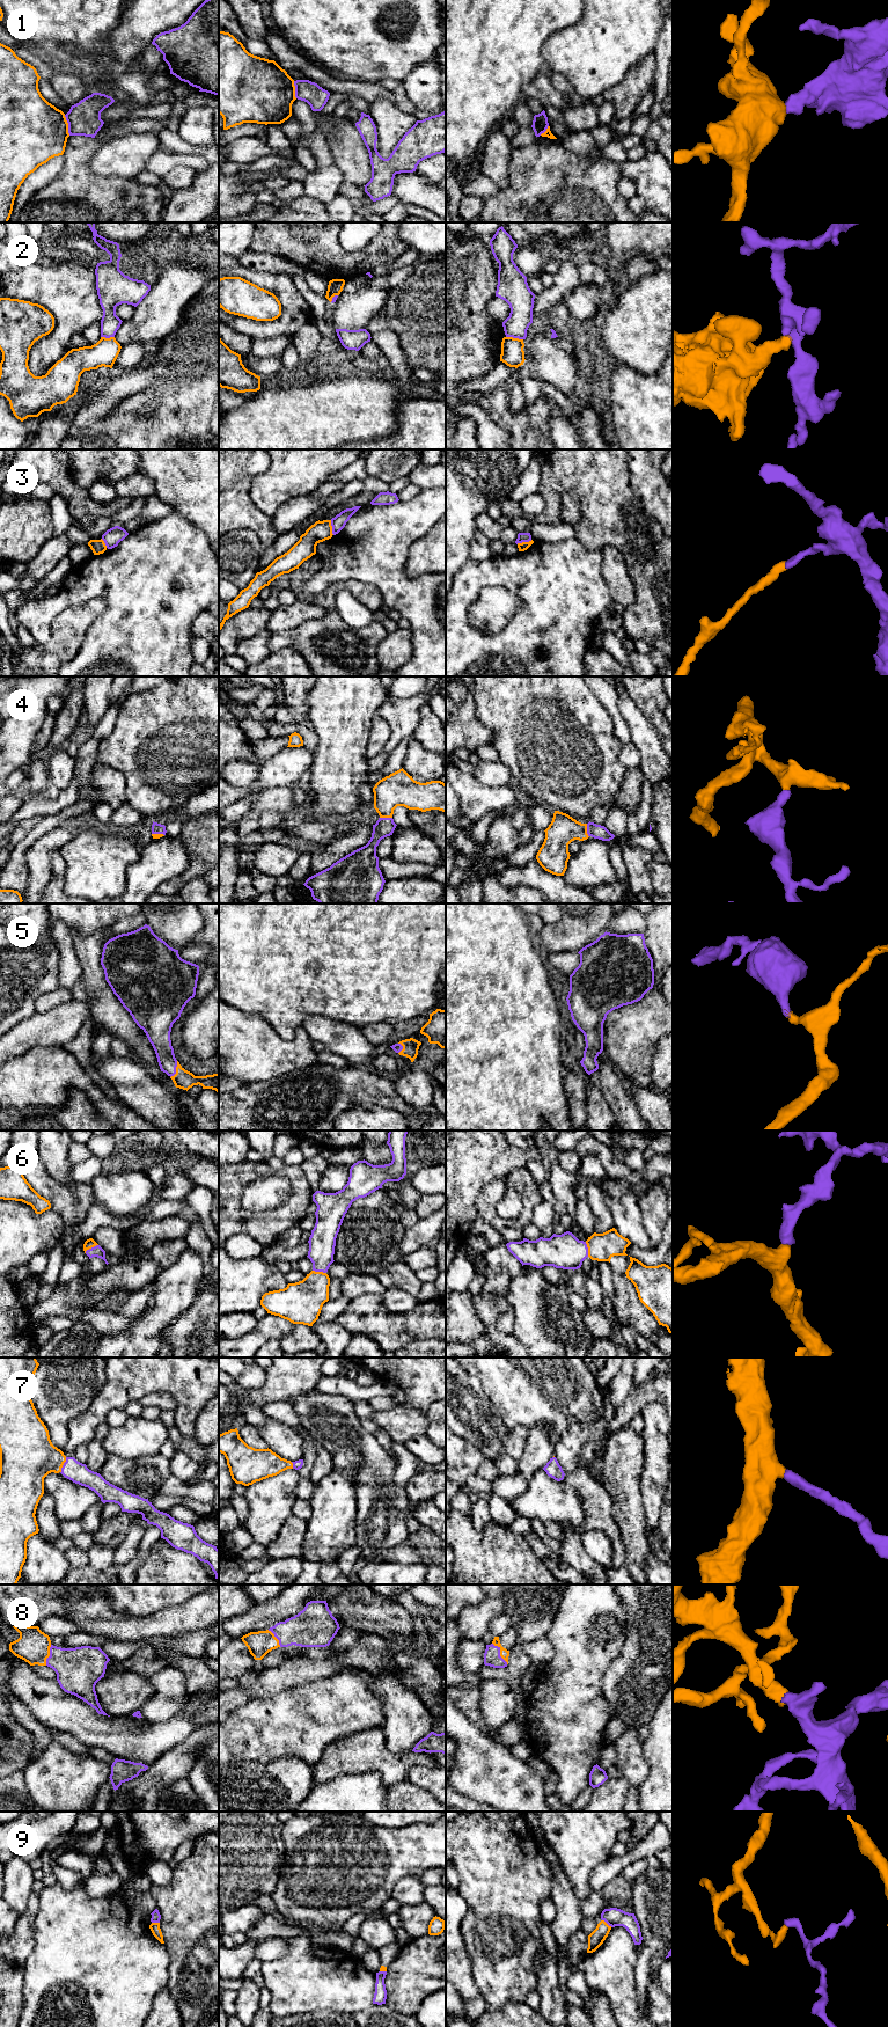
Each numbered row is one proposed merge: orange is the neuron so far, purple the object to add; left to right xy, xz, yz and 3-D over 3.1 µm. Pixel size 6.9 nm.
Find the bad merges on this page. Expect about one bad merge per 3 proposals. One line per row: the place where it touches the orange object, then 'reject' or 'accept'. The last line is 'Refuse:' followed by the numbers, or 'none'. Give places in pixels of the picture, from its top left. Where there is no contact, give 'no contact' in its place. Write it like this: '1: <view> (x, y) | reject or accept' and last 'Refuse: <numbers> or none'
1: xy (67, 125) | reject
2: yz (514, 338) | reject
3: xz (331, 527) | reject
4: yz (586, 831) | accept
5: xy (176, 1069) | accept
6: yz (588, 1249) | accept
7: xy (63, 1464) | accept
8: yz (500, 1653) | accept
9: yz (606, 1923) | reject
Refuse: 1, 2, 3, 9

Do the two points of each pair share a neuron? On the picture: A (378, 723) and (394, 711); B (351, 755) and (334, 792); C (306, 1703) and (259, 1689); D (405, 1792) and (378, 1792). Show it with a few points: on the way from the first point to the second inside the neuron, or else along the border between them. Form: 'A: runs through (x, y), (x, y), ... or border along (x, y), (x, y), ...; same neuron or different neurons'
A: border along (378, 712), (389, 727), (389, 738), (384, 745); different neurons
B: runs through (342, 765), (336, 773), (335, 783); same neuron
C: border along (302, 1683), (250, 1700); different neurons
D: border along (387, 1788), (384, 1799); different neurons

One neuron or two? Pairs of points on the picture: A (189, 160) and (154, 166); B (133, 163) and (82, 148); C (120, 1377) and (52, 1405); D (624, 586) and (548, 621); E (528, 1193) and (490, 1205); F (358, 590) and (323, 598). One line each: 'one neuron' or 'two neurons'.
A: one neuron
B: two neurons
C: two neurons
D: two neurons
E: one neuron
F: one neuron

